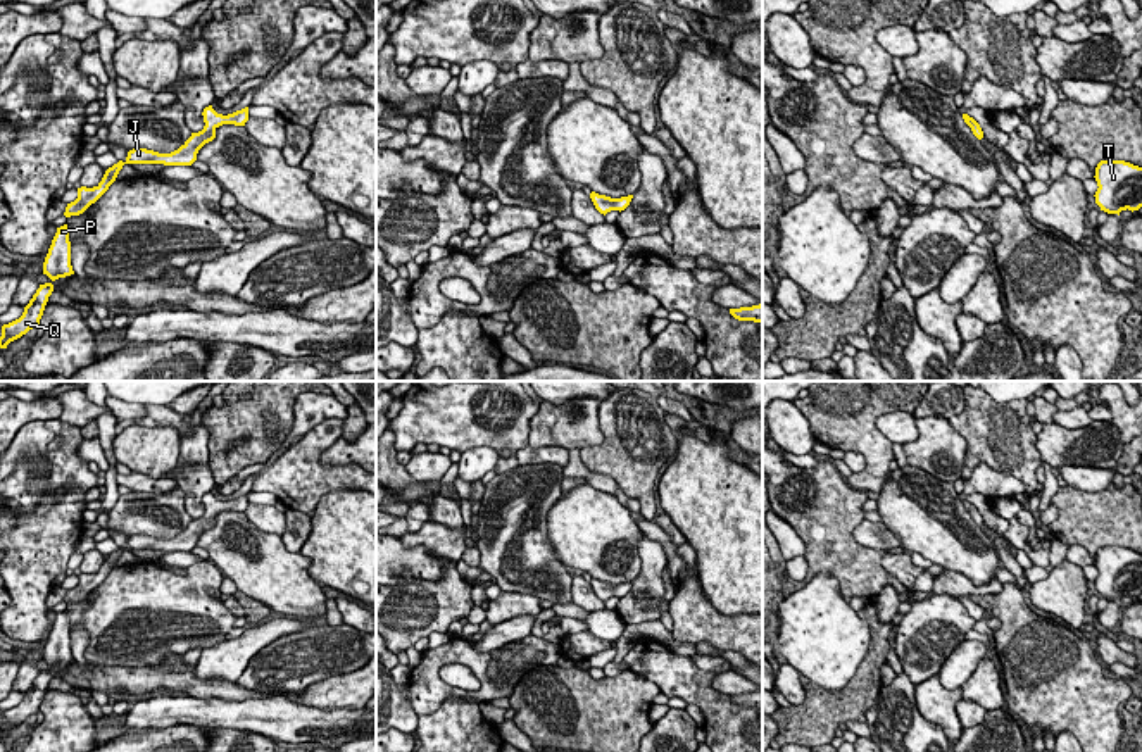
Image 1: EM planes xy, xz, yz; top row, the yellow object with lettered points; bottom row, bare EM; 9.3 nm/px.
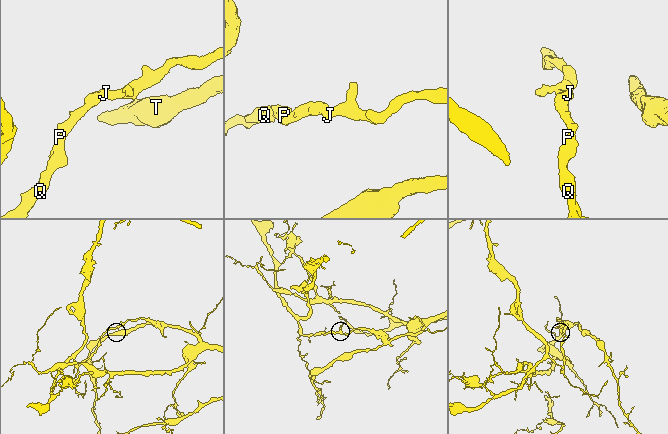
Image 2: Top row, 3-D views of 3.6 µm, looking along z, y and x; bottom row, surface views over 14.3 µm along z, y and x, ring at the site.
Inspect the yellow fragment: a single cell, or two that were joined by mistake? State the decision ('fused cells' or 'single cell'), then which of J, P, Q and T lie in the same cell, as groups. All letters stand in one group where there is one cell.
fused cells; J P Q / T

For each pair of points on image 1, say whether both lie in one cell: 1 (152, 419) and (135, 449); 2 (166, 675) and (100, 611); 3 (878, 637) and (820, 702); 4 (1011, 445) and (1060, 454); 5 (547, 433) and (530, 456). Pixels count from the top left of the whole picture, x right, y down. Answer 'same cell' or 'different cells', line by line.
1: different cells
2: different cells
3: same cell
4: different cells
5: different cells

